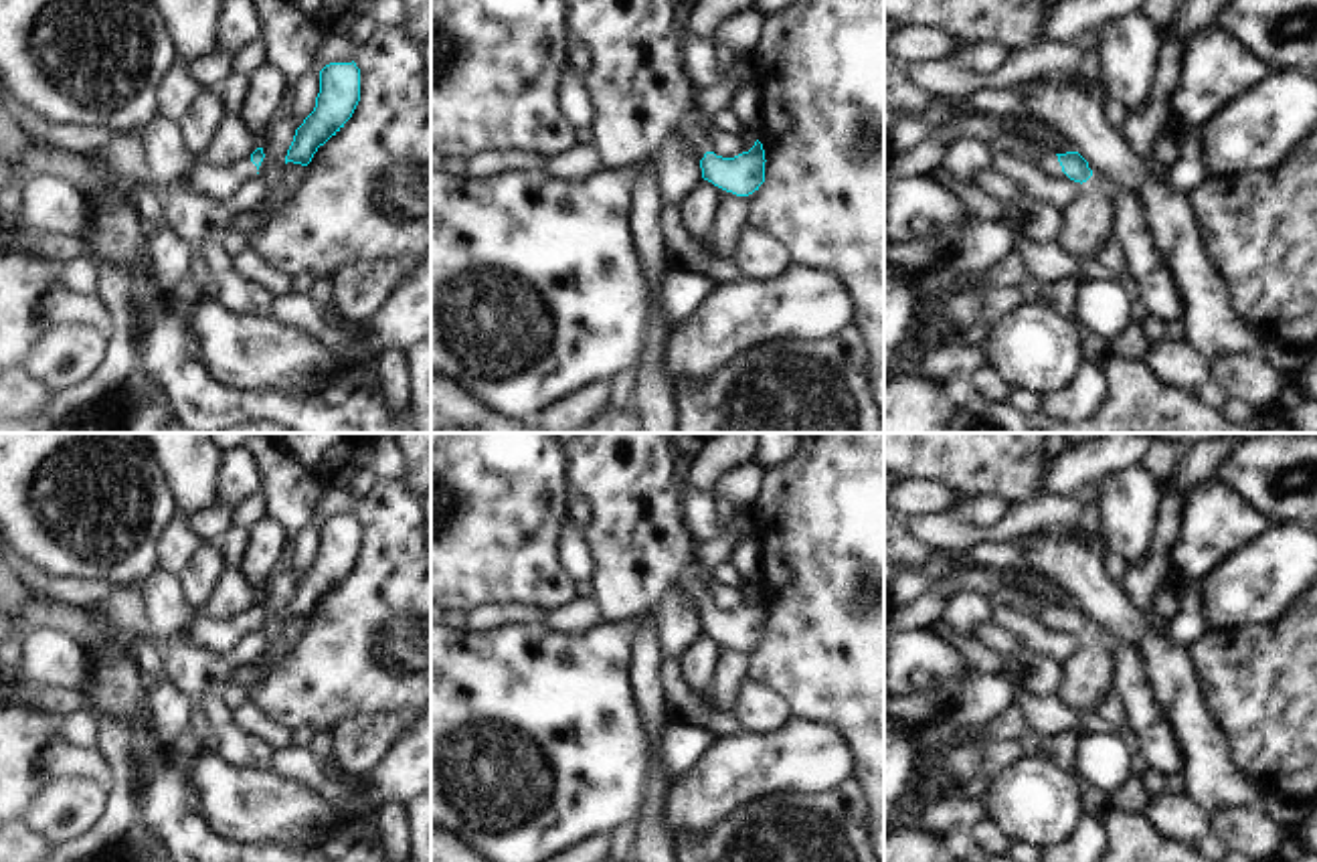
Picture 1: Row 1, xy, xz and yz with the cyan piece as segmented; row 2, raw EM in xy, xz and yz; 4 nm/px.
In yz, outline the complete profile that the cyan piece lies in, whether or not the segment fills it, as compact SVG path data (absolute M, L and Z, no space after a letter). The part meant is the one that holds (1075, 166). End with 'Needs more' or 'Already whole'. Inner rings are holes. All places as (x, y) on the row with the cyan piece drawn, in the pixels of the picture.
M1032 152L1030 158L1046 174L1056 176L1056 178L1070 178L1082 184L1092 176L1088 162L1078 152L1066 152L1066 154Z. Needs more.

